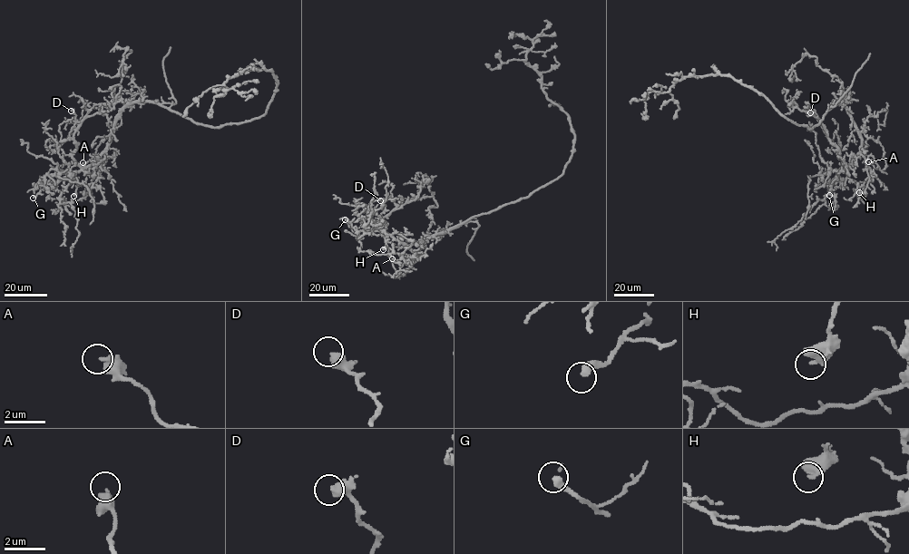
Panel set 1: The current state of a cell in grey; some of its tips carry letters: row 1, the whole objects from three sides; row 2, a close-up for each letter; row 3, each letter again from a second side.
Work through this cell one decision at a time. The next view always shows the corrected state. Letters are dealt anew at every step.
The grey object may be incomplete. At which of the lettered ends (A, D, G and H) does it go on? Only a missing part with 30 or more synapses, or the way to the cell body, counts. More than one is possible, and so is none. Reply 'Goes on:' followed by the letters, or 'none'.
Goes on: none

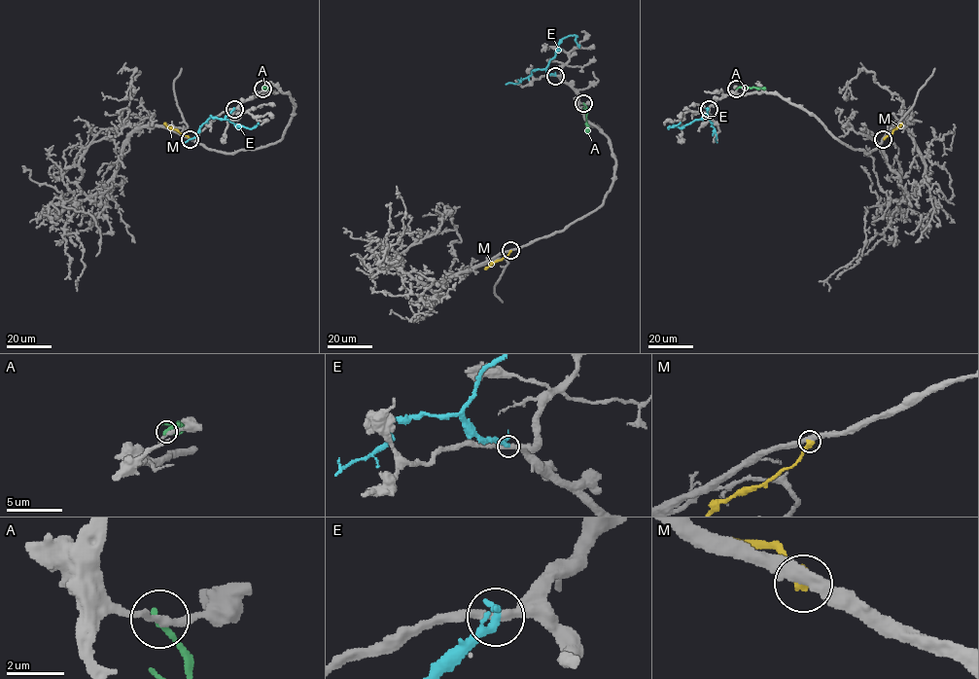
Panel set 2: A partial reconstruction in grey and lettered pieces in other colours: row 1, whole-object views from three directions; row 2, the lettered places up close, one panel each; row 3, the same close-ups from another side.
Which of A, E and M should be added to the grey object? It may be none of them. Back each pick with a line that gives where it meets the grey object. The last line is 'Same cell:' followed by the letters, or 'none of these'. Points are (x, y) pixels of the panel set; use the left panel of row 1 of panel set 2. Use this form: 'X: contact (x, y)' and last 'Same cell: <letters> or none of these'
Same cell: none of these

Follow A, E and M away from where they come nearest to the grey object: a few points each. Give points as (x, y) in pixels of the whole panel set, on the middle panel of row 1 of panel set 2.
A: (583, 103), (588, 126), (586, 132)
E: (555, 75), (546, 68), (555, 55), (559, 42), (574, 35), (579, 48)
M: (510, 251), (485, 269)

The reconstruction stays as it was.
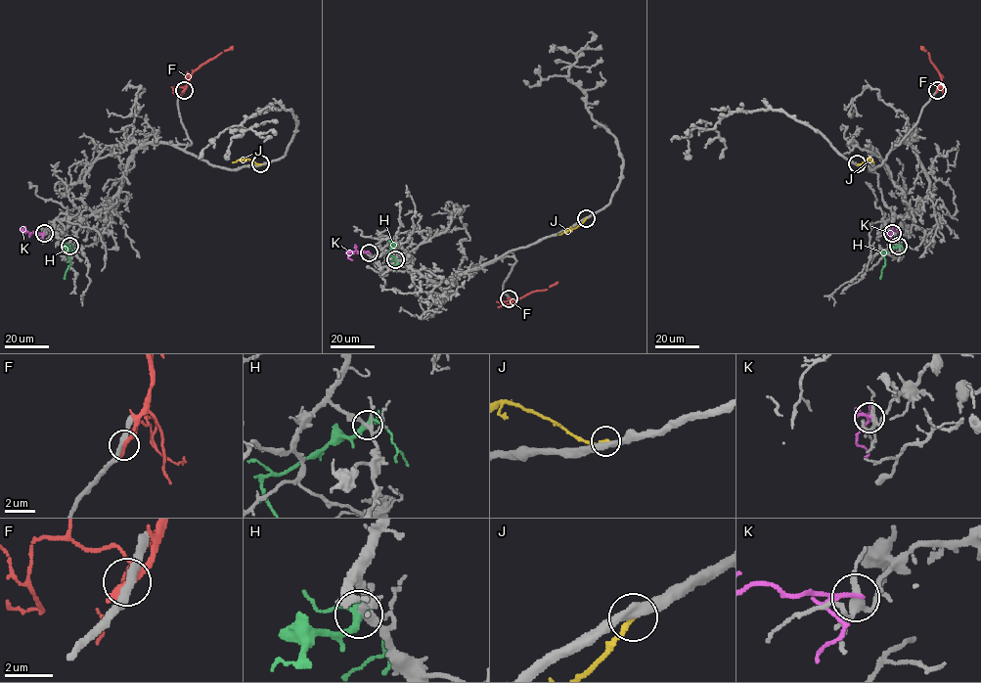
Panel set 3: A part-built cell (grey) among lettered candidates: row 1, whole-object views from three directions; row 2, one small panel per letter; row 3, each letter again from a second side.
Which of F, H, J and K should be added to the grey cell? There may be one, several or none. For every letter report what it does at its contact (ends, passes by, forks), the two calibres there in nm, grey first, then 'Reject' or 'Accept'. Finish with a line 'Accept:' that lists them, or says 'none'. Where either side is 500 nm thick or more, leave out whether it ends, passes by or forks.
F: It passes by. Thickness 320 nm (grey) against 280 nm. Reject
H: It forks there. Thickness 200 nm (grey) against 240 nm. Reject
J: It ends there. Thickness 400 nm (grey) against 220 nm. Reject
K: It ends there. Thickness 280 nm (grey) against 200 nm. Reject
Accept: none

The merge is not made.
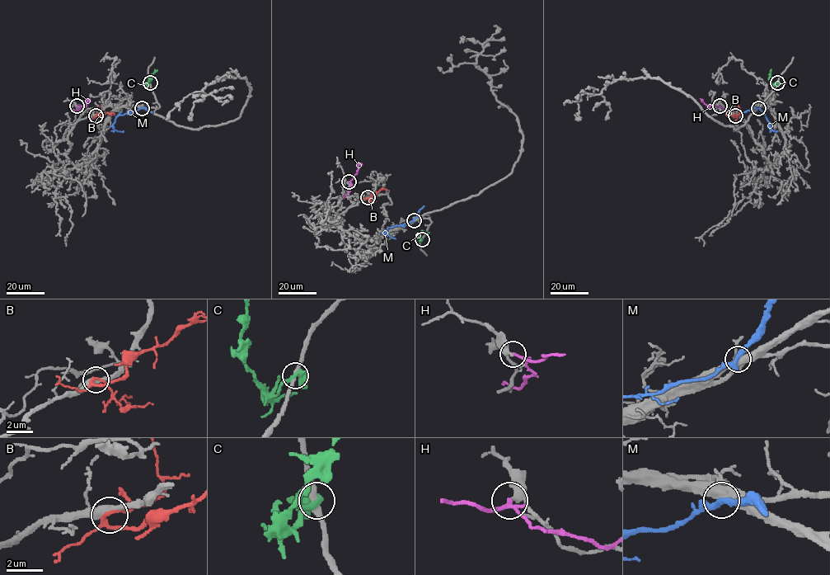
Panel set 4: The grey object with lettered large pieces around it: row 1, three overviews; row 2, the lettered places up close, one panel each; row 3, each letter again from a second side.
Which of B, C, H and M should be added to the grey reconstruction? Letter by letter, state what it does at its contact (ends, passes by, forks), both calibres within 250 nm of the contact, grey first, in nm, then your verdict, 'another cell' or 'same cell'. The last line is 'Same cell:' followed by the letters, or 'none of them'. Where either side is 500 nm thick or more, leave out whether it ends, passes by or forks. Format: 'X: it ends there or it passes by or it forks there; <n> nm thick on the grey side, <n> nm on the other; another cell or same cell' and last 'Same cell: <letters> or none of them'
B: it forks there; 400 nm thick on the grey side, 170 nm on the other; another cell
C: it passes by; 320 nm thick on the grey side, 440 nm on the other; another cell
H: it passes by; 240 nm thick on the grey side, 150 nm on the other; another cell
M: 500 nm thick on the grey side, 380 nm on the other; another cell
Same cell: none of them

